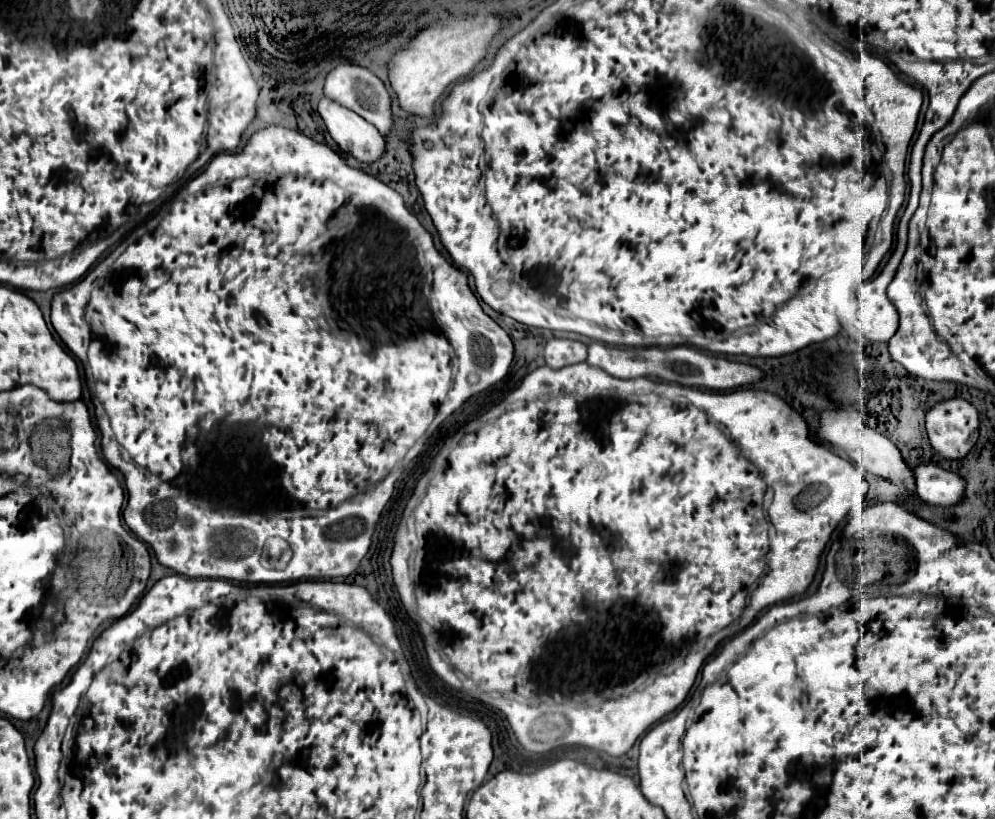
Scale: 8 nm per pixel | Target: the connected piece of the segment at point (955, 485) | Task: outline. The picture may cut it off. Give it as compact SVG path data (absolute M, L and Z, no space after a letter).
M919 463L913 467L913 479L915 479L915 493L931 505L955 505L963 499L965 481L945 471L943 467L935 463Z

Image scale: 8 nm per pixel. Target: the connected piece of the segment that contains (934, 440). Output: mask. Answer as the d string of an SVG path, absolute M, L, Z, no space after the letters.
M945 399L927 413L927 435L937 453L947 459L961 459L975 445L979 429L977 409L961 399Z

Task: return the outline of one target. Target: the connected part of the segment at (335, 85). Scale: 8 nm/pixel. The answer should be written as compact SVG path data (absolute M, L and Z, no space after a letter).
M349 63L337 65L335 69L329 71L329 75L325 79L325 95L331 97L335 103L355 111L357 115L361 115L369 123L373 123L381 131L381 135L389 133L389 129L391 129L391 111L389 111L391 99L389 99L385 85L369 69L349 65Z

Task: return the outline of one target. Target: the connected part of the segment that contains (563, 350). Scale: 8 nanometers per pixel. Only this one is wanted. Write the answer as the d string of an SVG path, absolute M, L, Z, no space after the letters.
M551 339L545 345L543 357L551 369L567 367L567 365L585 361L587 345L583 345L579 341L571 341L571 339Z

